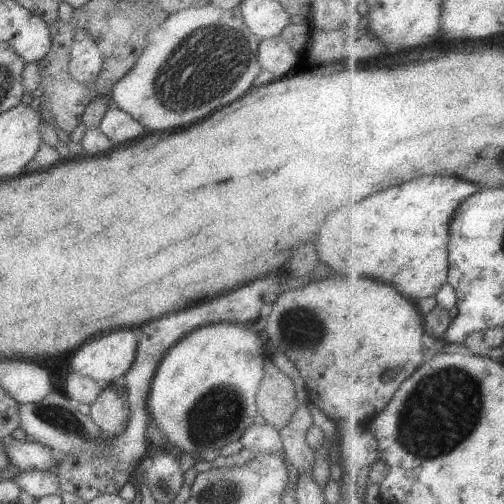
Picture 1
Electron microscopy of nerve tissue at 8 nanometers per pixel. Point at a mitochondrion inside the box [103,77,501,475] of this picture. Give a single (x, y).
(443, 406)

